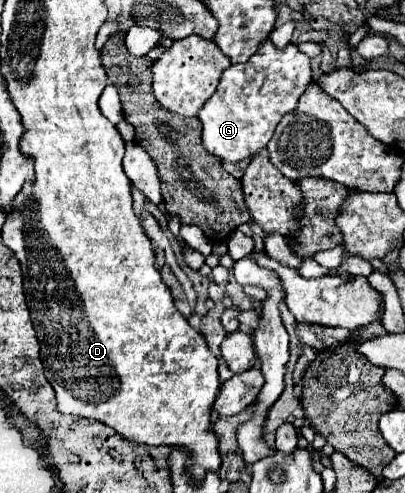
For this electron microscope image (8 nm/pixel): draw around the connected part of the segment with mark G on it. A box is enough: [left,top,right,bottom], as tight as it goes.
[200,41,312,163]

